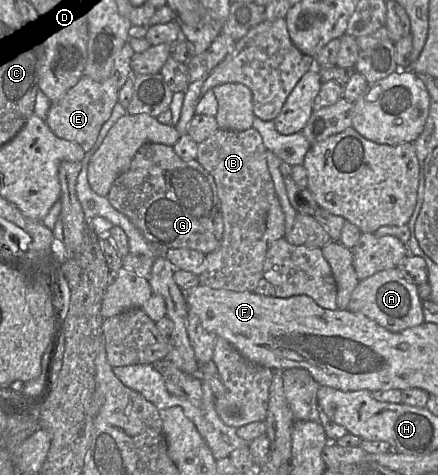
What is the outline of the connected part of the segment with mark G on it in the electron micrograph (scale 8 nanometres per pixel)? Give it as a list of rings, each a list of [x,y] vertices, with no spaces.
[[[147,143],[134,155],[129,169],[122,173],[113,183],[108,196],[110,204],[120,213],[125,215],[131,223],[142,233],[144,238],[151,243],[159,243],[168,249],[177,249],[177,248],[187,248],[199,251],[203,254],[208,254],[216,251],[222,241],[224,225],[223,218],[221,213],[221,202],[218,197],[217,187],[212,175],[206,171],[201,164],[195,159],[190,161],[185,161],[181,159],[174,151],[172,146],[167,146],[164,144],[158,143]]]

